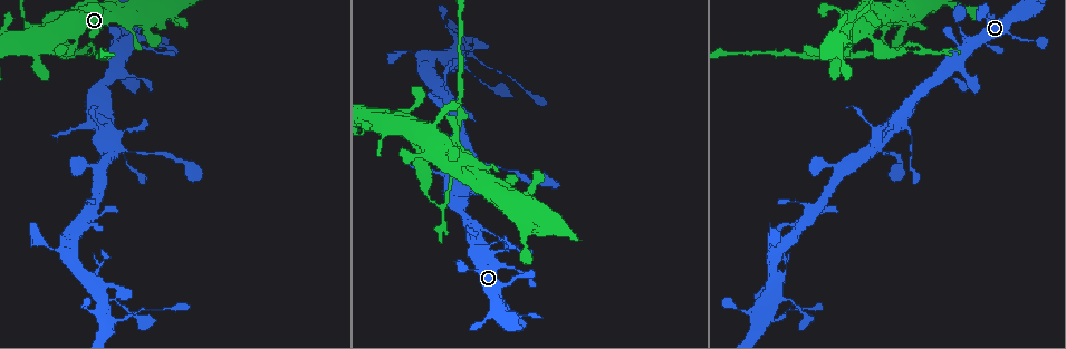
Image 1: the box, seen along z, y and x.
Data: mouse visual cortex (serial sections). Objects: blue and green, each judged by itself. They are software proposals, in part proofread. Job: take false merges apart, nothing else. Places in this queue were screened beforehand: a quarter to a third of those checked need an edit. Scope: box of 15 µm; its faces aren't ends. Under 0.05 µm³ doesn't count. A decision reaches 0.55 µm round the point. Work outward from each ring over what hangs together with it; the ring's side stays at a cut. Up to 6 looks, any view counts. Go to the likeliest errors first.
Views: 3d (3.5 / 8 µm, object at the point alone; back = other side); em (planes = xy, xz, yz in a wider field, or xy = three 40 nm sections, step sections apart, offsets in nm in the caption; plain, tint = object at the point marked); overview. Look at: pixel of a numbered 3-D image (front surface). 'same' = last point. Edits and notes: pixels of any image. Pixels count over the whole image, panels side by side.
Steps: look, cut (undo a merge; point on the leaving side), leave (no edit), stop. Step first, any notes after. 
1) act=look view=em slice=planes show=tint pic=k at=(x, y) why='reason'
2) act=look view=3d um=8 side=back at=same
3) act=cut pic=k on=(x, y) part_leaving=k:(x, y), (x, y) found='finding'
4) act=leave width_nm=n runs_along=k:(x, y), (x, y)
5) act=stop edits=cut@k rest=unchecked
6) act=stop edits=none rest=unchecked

act=look view=3d um=3.5 pic=1 at=(82, 49) why='arms part here'

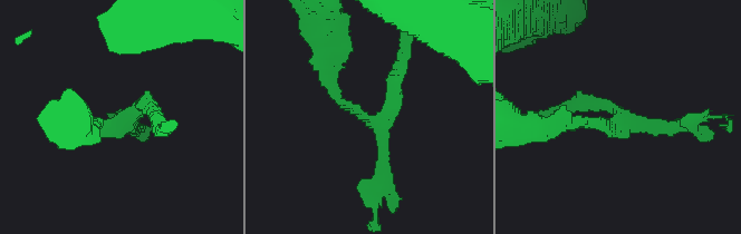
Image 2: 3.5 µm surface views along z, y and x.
act=look view=em slice=xy step=5 show=tint pic=2 at=(367, 121) why='now the EM'

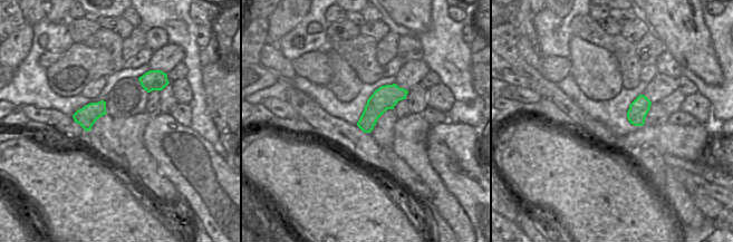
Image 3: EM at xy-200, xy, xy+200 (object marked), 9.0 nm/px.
act=cut pic=2 on=(587, 107) part_leaving=2:(362, 114), (388, 114), (406, 56) found='two cells meet here'

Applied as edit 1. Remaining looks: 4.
act=look view=3d um=8 pic=1 at=(123, 318) why='sudden change in width'

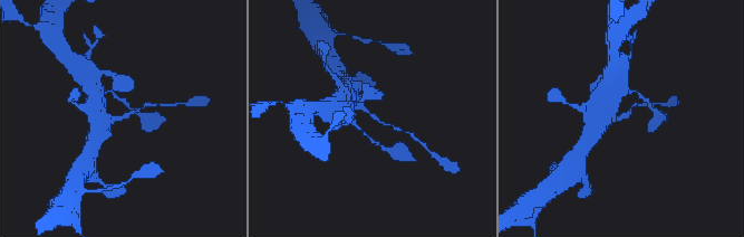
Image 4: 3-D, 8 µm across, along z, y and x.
act=look view=em slice=xy step=3 show=tint pic=4 at=(371, 114) arm_widths_nm=150,500 why='shape alone is not enough'

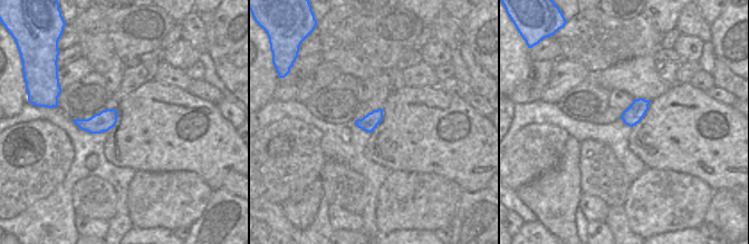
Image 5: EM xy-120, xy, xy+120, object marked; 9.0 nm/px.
act=leave runs_along=4:(348, 100), (396, 128) found='continuous, no second cell'

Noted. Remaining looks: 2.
act=look view=3d um=3.5 pic=1 at=(473, 194) why='calibre changes'

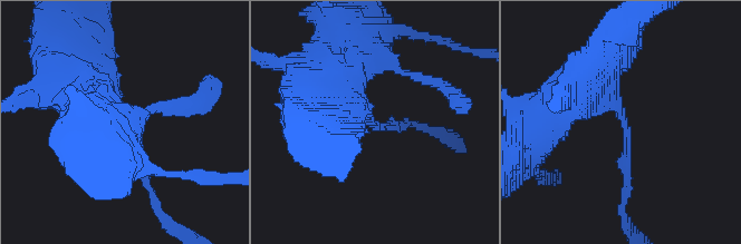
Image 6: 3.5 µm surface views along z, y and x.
act=look view=em slice=xy step=1 show=tint pic=6 at=(367, 119) arm_widths_nm=150,400

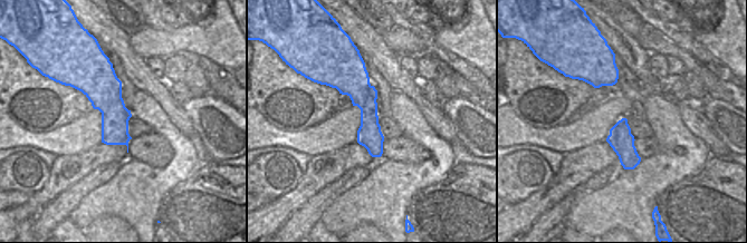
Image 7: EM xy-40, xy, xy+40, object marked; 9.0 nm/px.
act=leave runs_along=6:(82, 56), (103, 79), (147, 182) found='one cell here'

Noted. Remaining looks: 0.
act=stop edits=cut@2 rest=unchecked

